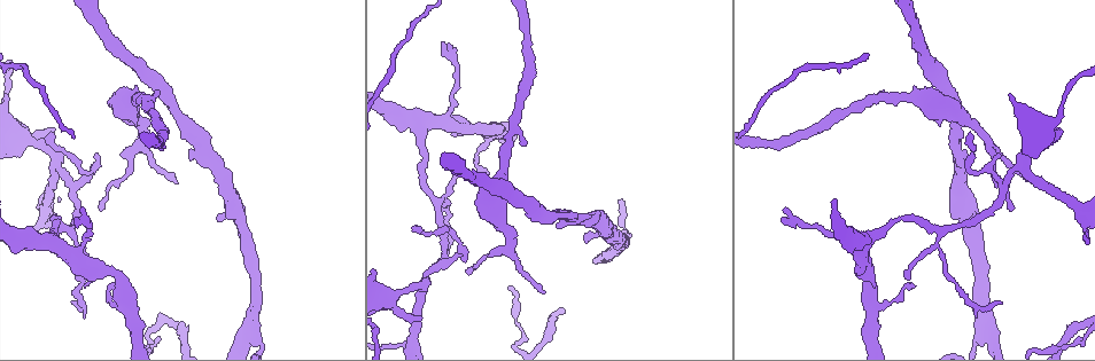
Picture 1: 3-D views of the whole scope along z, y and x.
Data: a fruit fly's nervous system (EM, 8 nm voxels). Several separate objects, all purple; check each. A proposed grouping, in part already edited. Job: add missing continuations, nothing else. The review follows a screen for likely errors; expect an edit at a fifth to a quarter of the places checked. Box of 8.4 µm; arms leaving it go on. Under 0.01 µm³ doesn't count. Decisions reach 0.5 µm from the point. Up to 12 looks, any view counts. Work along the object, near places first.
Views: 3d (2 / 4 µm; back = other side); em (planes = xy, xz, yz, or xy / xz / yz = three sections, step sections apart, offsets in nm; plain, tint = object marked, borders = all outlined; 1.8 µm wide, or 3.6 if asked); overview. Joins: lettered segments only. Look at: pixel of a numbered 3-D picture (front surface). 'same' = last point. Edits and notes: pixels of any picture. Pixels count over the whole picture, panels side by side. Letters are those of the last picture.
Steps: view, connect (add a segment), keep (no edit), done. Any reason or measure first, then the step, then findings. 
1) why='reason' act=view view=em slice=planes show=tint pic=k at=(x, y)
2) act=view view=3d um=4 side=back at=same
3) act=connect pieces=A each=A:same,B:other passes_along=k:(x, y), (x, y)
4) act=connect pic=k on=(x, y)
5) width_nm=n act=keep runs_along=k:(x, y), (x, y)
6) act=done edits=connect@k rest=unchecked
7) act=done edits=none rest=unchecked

why='branch stops here' act=view view=3d um=4 pic=1 at=(422, 317)

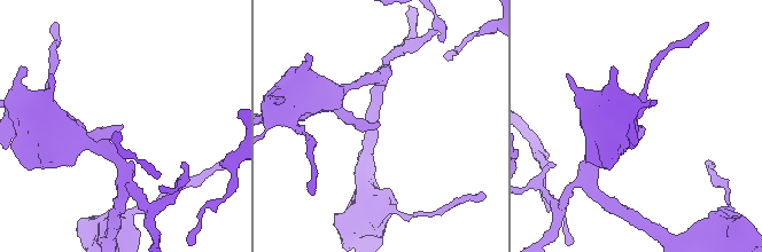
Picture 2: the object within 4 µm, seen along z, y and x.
why='need the tissue' act=view view=em slice=planes show=plain pic=2 at=(122, 124)

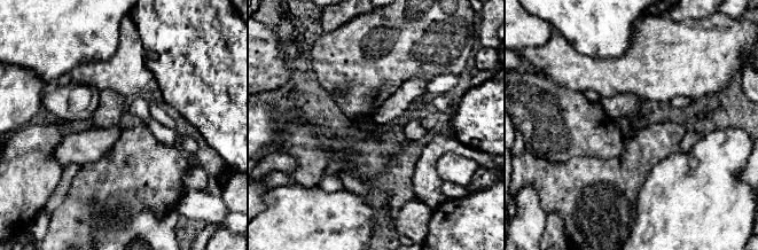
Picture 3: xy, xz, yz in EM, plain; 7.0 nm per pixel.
act=view view=em slice=planes show=borders at=same

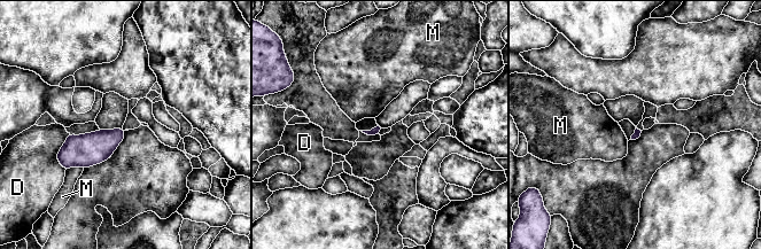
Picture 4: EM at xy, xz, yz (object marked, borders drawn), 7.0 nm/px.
act=keep each=D:other,M:other border=4:(83, 168), (70, 166), (65, 170) found='no lettered segment goes on from it'

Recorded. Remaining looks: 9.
why='thick turns thin' act=view view=3d um=4 pic=1 at=(493, 215)

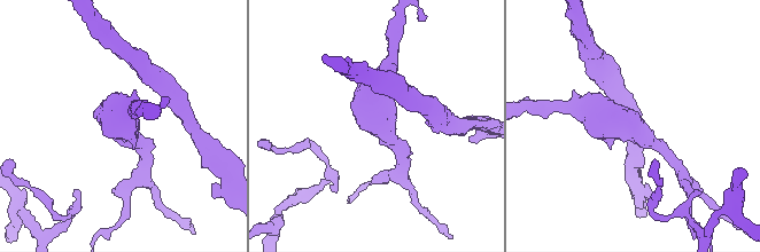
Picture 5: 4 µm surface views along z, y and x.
arm_widths_nm=220,440 why='now the EM' act=view view=em um=3.6 slice=planes show=borders pic=5 at=(378, 124)

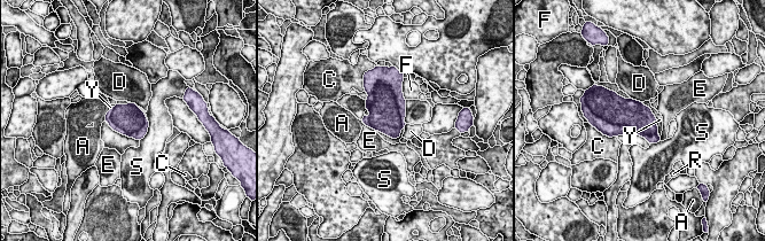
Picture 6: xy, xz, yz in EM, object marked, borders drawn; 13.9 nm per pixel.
act=connect pic=6 on=(660, 119) each=A:other,C:other,D:other,E:other,F:other,R:other,S:other,Y:same found='it goes on there'

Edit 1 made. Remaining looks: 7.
why='three-way junction' act=view view=em slice=xy step=16 show=tint pic=1 at=(420, 127)

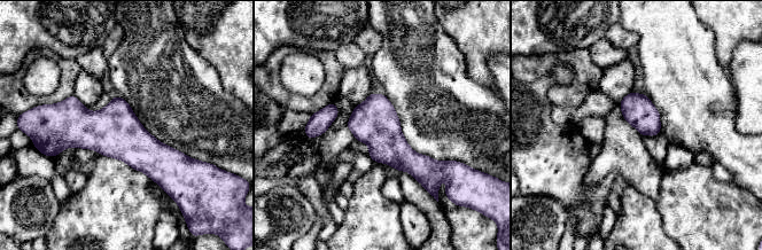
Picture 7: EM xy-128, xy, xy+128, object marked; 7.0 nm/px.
why='another direction' act=view view=em slice=planes show=borders at=same

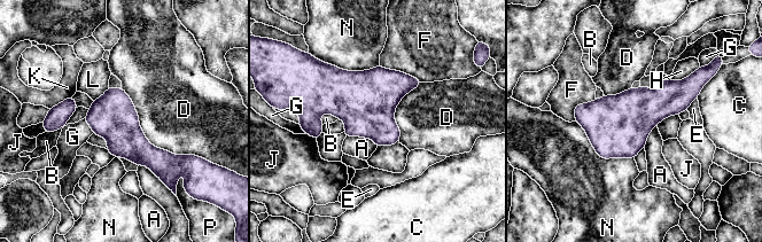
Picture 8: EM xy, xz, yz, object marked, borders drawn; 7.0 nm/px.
width_nm=320 longest_contact=D:700nm act=keep each=A:other,B:other,C:other,D:other,E:other,F:other,G:other,H:other,J:other,K:other,L:other,N:other,P:other found='no lettered segment goes on from it'

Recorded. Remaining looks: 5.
why='redraw' act=view view=overview

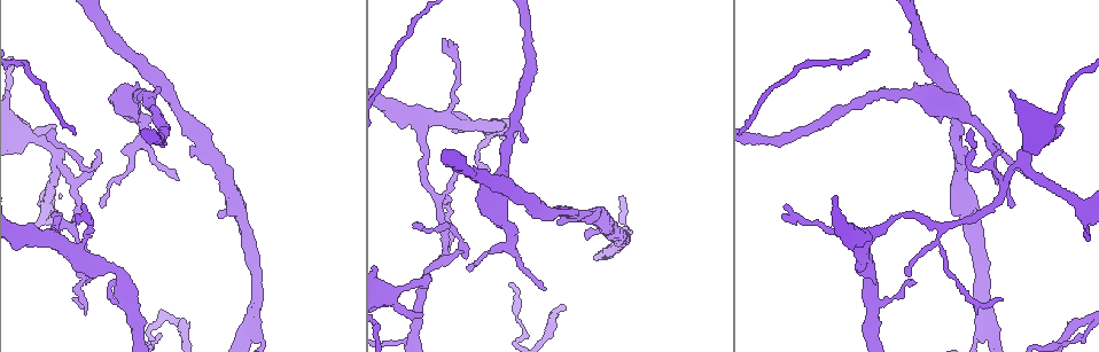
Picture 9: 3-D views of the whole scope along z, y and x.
why='an open end' act=view view=em slice=planes show=tint pic=9 at=(221, 215)

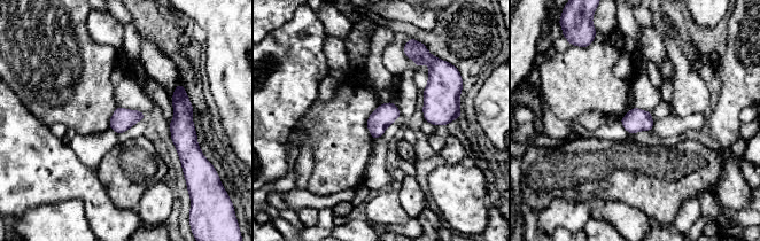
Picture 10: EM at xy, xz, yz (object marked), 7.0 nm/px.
why='what lies round it' act=view view=em slice=planes show=borders at=same

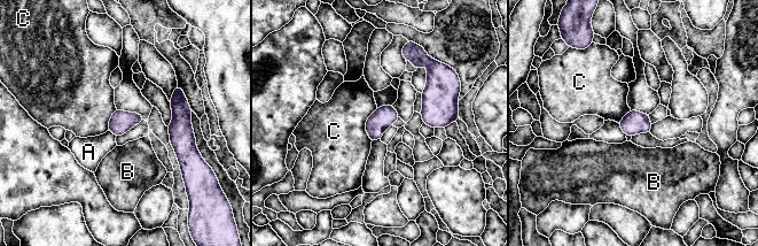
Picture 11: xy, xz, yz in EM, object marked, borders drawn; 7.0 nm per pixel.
width_nm=160 longest_contact=C:240nm act=keep each=A:other,B:other,C:other found='none of them fits'

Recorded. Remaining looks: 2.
why='thin end' act=view view=em slice=planes show=tint pic=9 at=(73, 300)

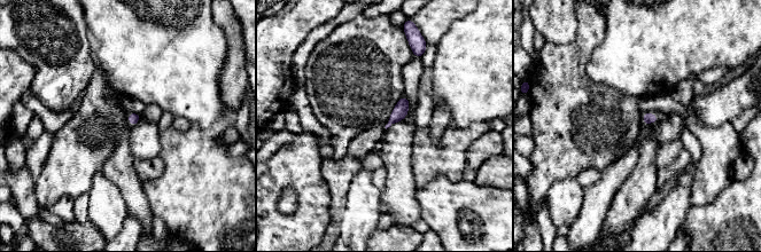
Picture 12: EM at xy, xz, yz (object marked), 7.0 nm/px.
act=view view=em slice=planes show=borders at=same

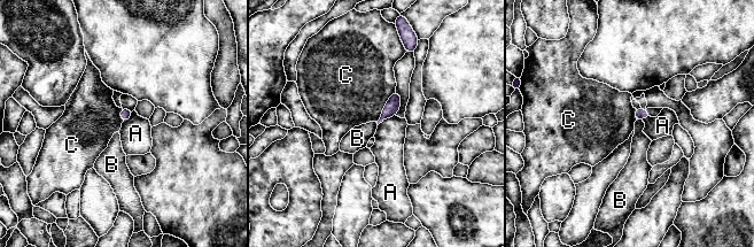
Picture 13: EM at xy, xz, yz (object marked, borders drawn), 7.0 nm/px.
act=keep each=A:other,B:other,C:other border=13:(395, 91), (376, 122) found='no lettered segment goes on from it'

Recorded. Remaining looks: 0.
act=done edits=connect@6 rest=unchecked

